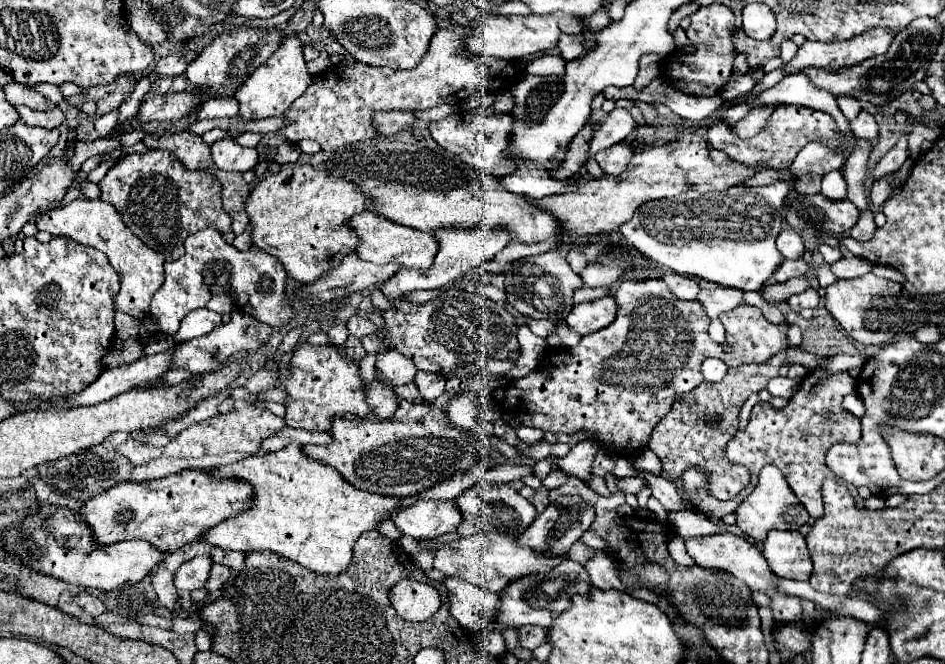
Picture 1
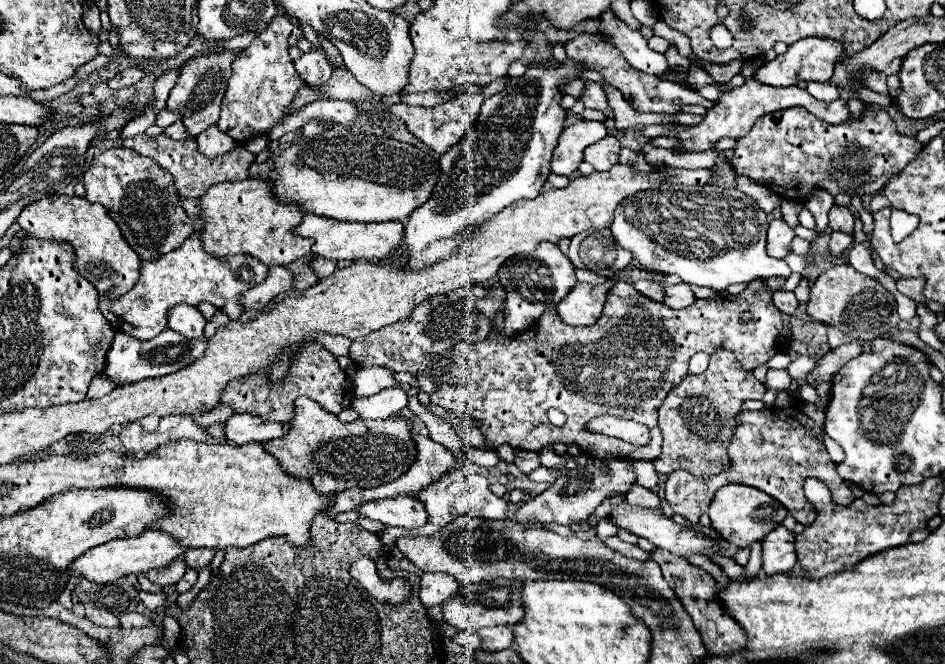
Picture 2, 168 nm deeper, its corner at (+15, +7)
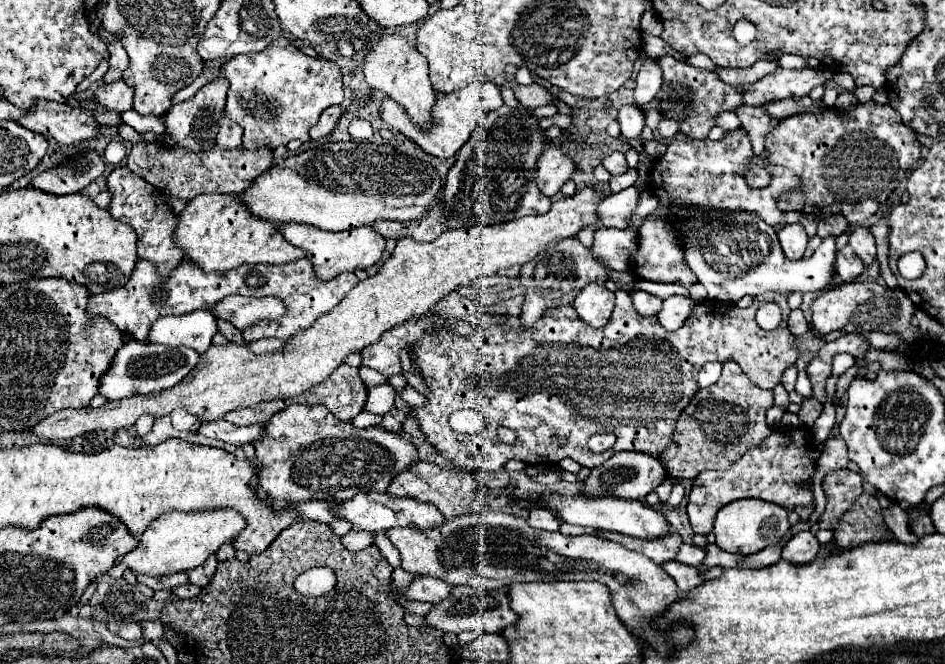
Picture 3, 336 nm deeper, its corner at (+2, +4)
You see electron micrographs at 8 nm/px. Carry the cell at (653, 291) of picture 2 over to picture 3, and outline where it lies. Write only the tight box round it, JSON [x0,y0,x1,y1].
[631,291,663,315]

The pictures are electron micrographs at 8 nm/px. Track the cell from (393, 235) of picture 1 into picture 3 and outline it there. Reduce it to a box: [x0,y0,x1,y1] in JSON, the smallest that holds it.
[281,223,387,279]

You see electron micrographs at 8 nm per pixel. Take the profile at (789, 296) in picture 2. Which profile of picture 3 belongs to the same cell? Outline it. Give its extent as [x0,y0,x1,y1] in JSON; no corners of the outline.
[789,309,809,335]

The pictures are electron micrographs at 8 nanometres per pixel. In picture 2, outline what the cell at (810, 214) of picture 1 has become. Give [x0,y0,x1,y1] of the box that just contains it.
[830,206,854,234]

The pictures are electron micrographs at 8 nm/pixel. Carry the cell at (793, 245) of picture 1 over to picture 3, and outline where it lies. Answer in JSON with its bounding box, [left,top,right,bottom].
[777,223,809,261]

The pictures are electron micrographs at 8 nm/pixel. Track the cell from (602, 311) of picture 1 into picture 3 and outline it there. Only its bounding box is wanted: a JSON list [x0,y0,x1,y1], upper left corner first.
[573,283,615,327]

